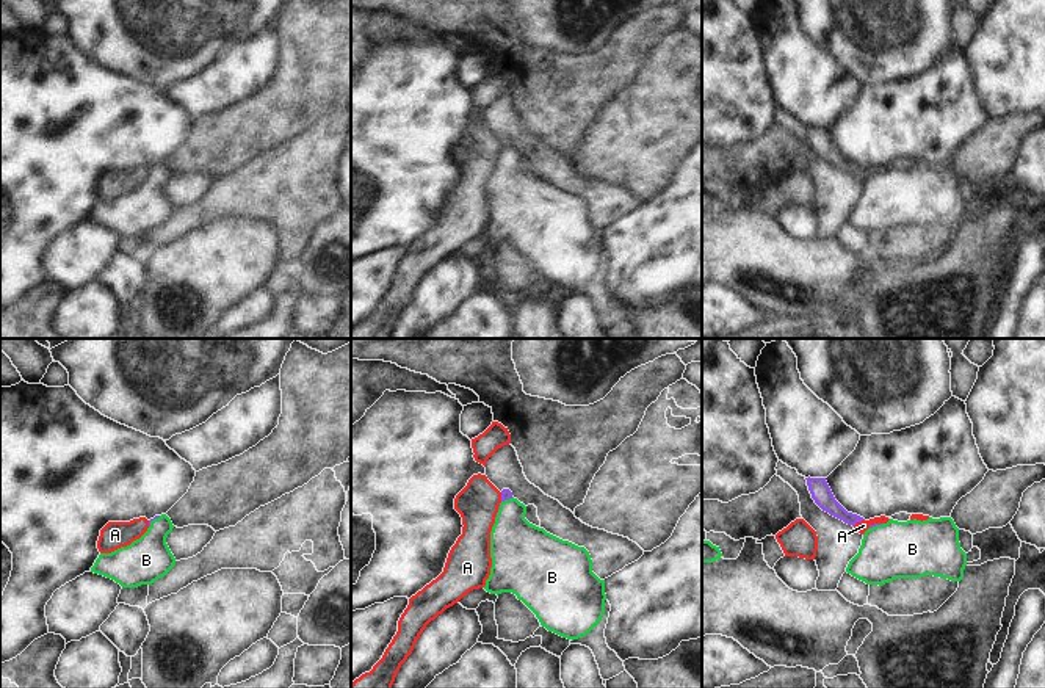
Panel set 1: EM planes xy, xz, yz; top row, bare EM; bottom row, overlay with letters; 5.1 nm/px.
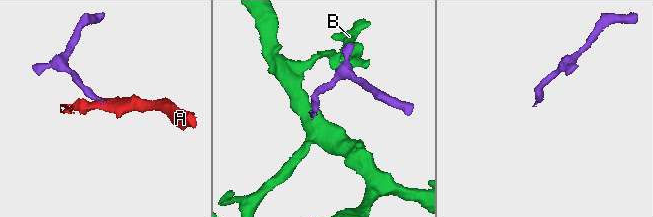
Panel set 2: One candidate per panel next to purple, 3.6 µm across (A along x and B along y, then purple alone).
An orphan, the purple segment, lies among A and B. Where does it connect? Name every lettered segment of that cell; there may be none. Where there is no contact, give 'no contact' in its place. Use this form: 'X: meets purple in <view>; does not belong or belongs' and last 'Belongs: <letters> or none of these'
A: meets purple in yz; does not belong
B: meets purple in xy; belongs
Belongs: B

